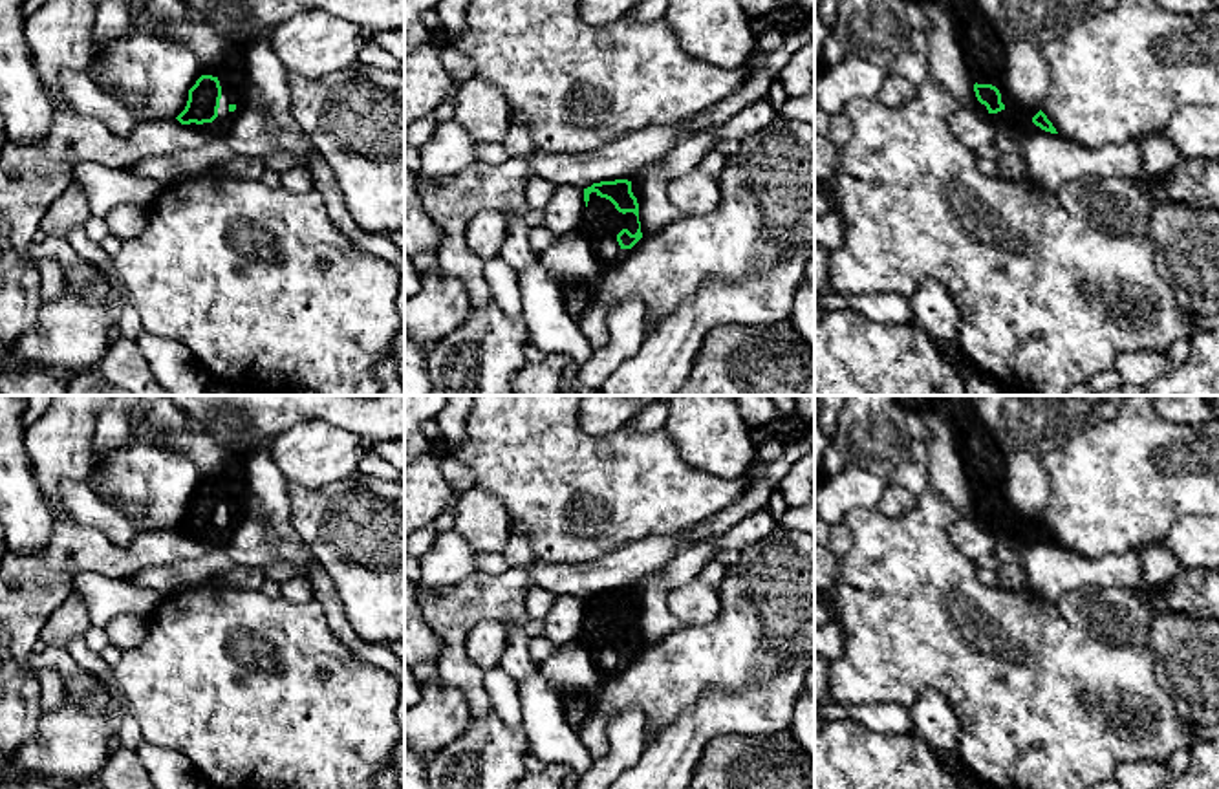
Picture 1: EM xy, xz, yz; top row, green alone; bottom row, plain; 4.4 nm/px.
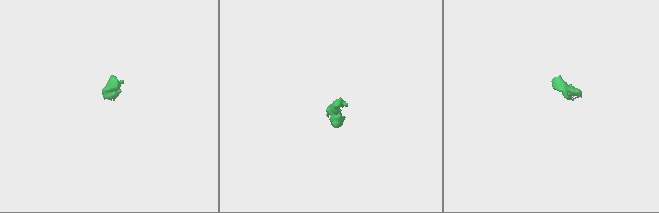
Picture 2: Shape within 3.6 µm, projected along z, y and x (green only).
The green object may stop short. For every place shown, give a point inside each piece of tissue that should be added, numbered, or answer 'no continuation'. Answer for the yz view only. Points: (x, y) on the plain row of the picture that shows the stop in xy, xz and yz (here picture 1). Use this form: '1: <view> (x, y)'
1: yz (983, 462)

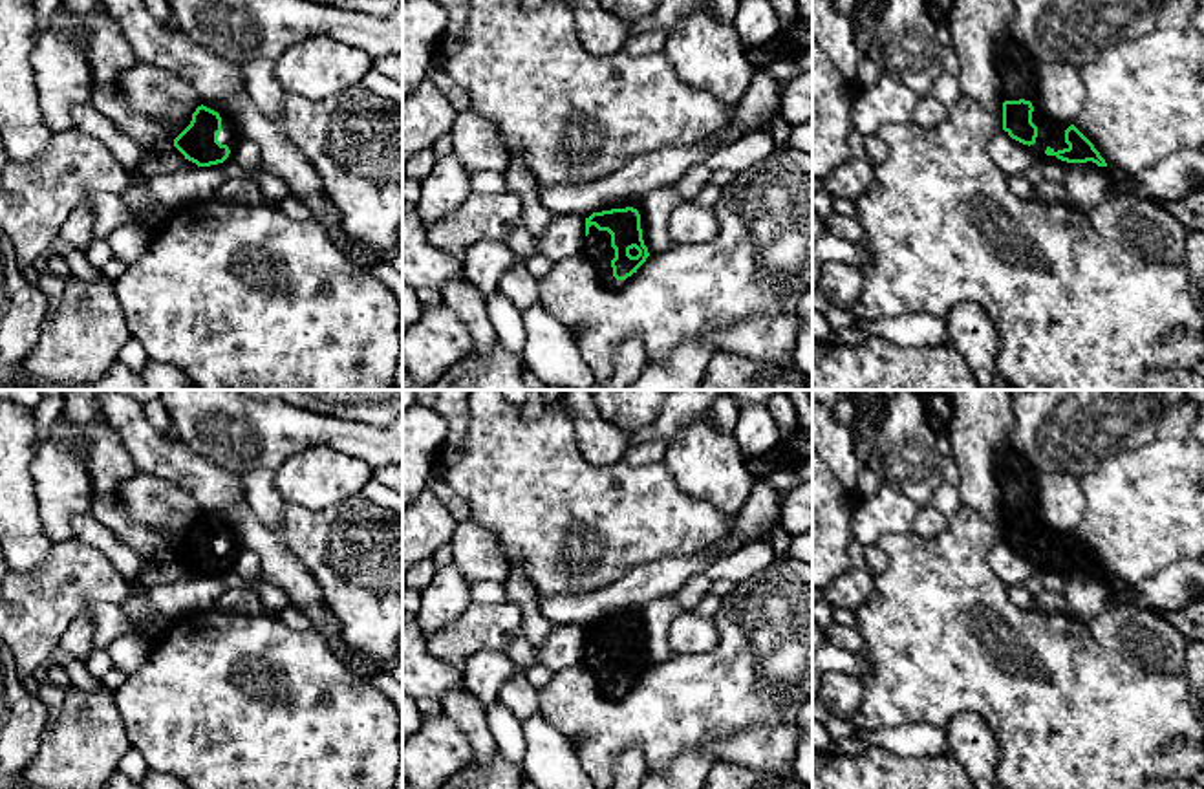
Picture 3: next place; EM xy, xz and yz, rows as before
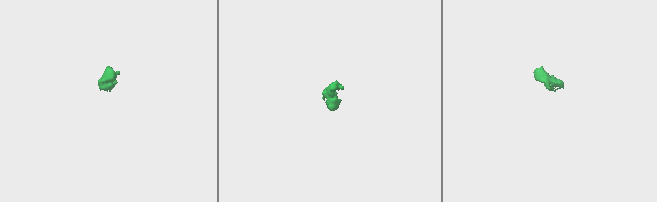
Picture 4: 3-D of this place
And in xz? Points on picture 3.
1: xz (597, 654)

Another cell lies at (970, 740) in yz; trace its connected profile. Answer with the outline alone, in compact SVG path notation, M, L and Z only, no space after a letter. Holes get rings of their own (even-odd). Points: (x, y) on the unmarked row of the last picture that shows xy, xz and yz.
M959 712L946 727L948 749L962 765L975 789L1005 789L995 767L1001 749L988 723L975 712Z

